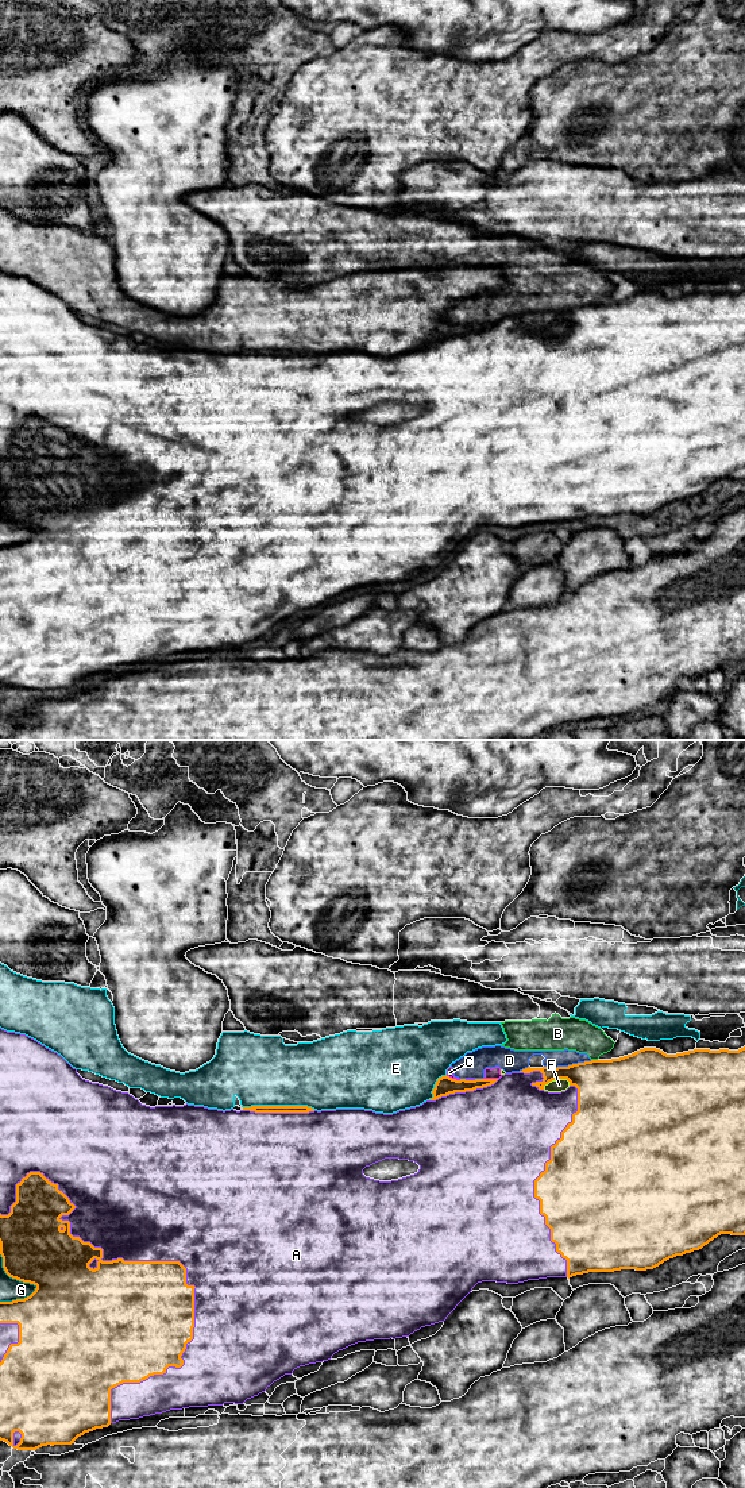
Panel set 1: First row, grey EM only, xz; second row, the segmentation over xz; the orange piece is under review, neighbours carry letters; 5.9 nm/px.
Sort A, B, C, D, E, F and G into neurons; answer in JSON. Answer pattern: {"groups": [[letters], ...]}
{"groups": [["A"], ["B", "C", "D", "F"], ["E"], ["G"]]}

